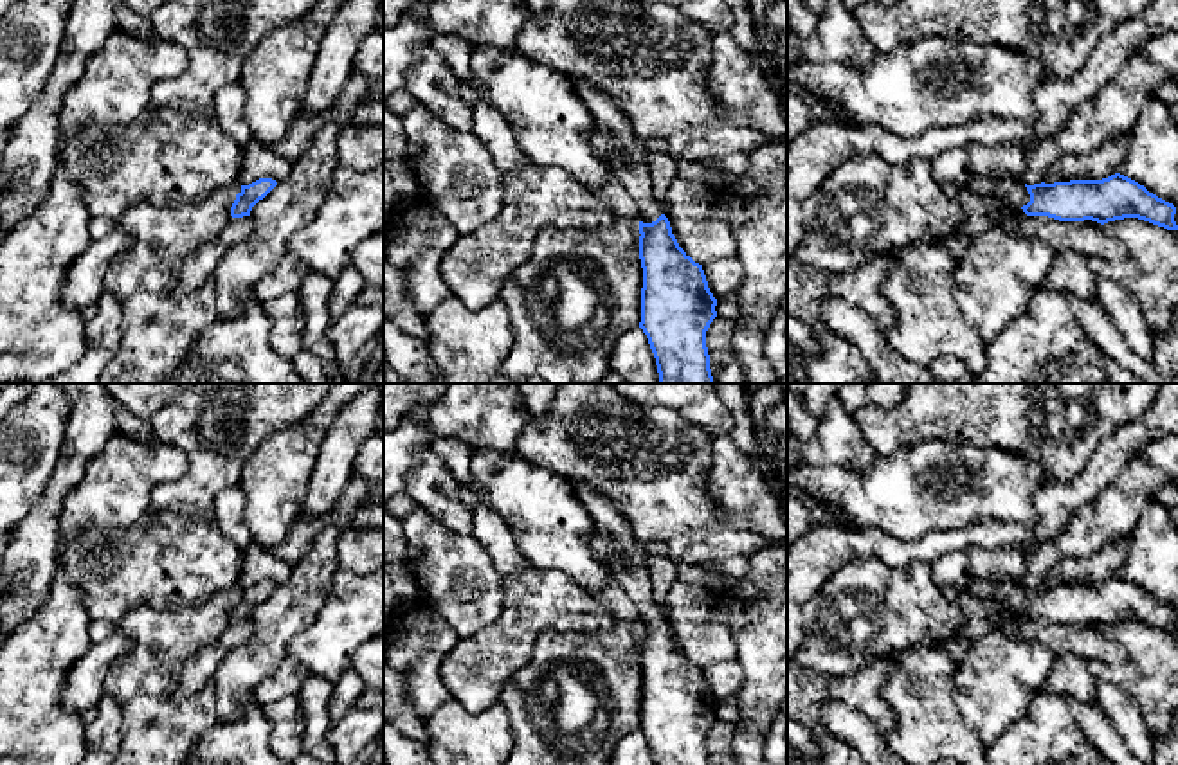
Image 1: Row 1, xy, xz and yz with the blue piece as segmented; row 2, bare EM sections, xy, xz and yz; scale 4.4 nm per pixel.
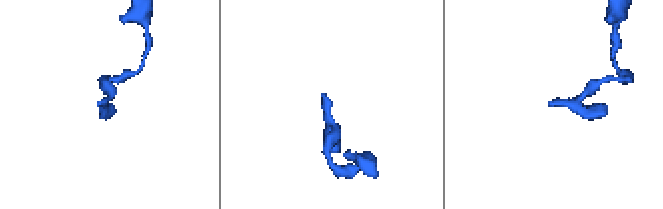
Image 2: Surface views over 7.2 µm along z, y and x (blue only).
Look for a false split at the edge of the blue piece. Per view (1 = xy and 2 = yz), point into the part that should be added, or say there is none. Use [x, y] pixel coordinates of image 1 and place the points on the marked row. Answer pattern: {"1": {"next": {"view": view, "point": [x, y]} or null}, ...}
{"1": {"next": null}, "2": {"next": {"view": "yz", "point": [1013, 193]}}}

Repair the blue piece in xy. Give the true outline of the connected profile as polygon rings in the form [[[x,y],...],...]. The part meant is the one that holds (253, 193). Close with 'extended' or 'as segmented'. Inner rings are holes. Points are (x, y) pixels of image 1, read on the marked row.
[[[259,178],[249,185],[241,185],[231,207],[232,218],[250,216],[252,207],[263,200],[277,185],[272,178]]] | as segmented

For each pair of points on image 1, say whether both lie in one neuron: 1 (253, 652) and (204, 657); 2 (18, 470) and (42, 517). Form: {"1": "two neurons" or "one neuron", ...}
{"1": "two neurons", "2": "two neurons"}

